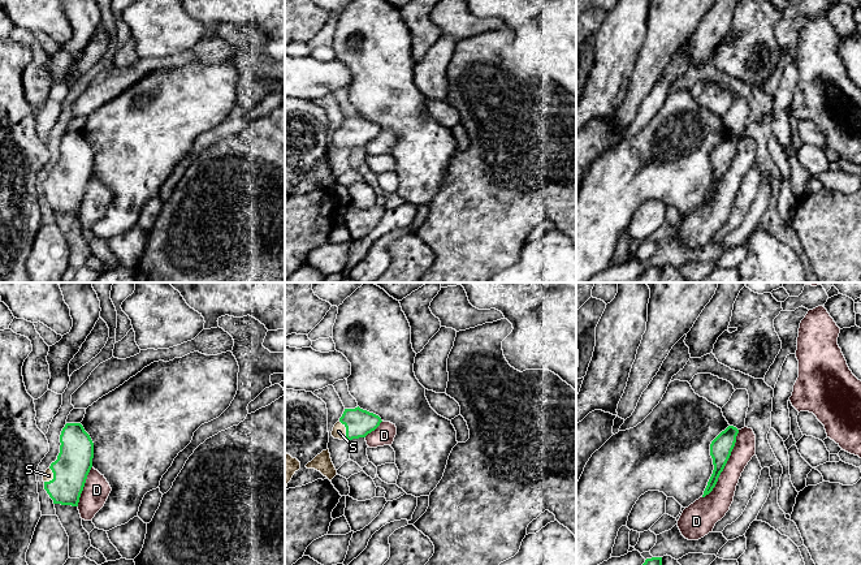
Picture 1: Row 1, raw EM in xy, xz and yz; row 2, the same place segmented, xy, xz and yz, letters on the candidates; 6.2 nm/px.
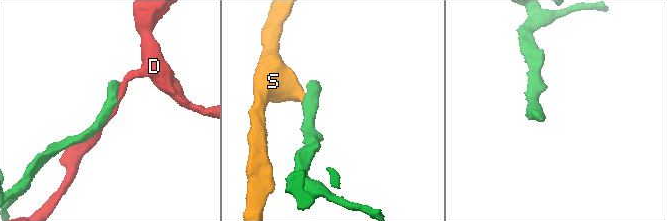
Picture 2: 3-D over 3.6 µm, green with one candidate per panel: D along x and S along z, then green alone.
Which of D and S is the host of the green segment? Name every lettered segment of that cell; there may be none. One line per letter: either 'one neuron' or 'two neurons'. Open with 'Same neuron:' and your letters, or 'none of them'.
Same neuron: S
D: two neurons
S: one neuron

